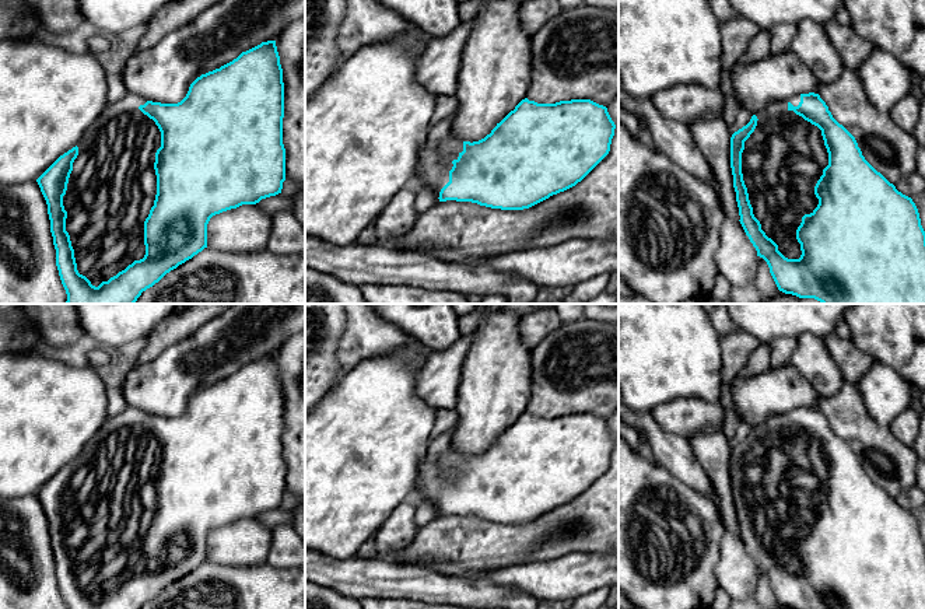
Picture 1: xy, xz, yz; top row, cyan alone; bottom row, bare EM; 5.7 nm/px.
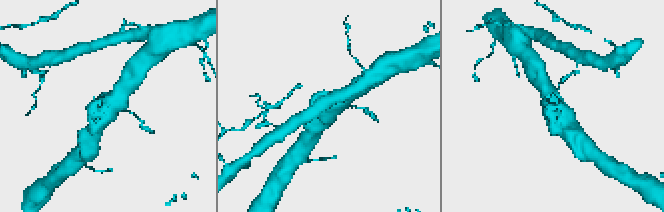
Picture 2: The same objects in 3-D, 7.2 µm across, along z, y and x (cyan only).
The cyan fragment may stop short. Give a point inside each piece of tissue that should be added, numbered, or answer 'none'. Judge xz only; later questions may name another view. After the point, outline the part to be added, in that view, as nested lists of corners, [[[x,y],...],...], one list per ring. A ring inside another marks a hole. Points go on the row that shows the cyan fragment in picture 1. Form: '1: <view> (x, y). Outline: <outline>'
1: xz (433, 168). Outline: [[[452,133],[434,148],[428,147],[428,141],[420,147],[416,172],[410,186],[416,190],[432,188],[439,197],[441,189],[449,182],[449,171],[453,160],[458,160],[463,151],[463,140]]]

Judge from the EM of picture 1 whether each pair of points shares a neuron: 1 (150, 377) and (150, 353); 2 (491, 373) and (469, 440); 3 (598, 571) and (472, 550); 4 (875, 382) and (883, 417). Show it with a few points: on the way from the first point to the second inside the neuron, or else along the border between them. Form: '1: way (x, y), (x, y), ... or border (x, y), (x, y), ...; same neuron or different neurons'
1: border (178, 342), (153, 359), (136, 366); different neurons
2: way (491, 389), (491, 398), (480, 423); same neuron
3: border (567, 553), (559, 557), (514, 563), (503, 567); different neurons
4: way (883, 391), (883, 409); same neuron

